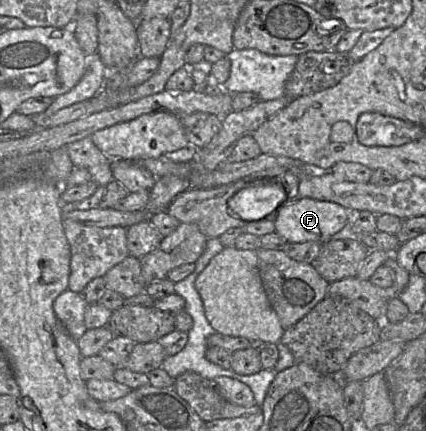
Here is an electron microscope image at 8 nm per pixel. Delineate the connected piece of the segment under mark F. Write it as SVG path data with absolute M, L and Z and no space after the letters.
M312 198L301 200L280 207L275 223L275 232L289 243L317 241L324 243L349 224L353 213L347 208L329 201L320 201Z

